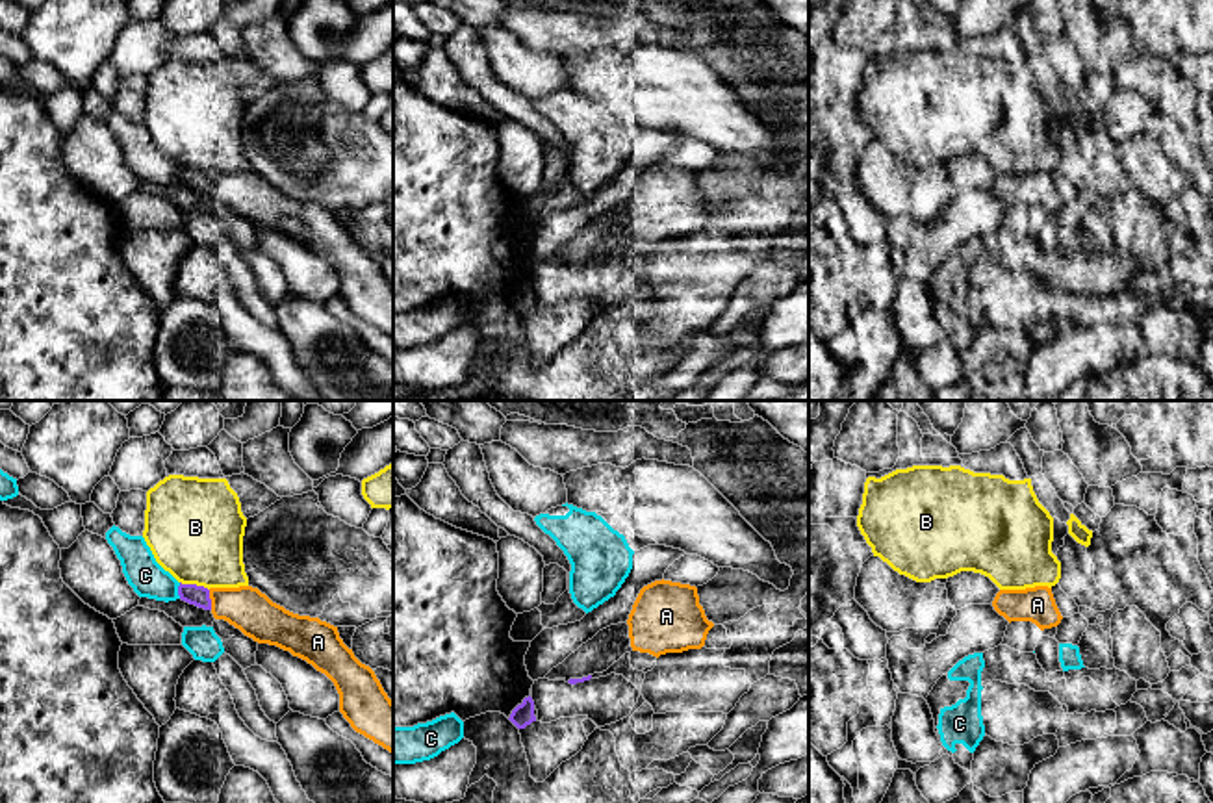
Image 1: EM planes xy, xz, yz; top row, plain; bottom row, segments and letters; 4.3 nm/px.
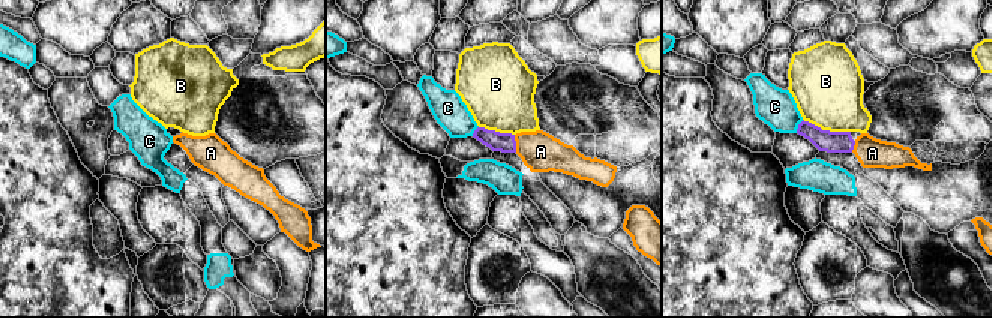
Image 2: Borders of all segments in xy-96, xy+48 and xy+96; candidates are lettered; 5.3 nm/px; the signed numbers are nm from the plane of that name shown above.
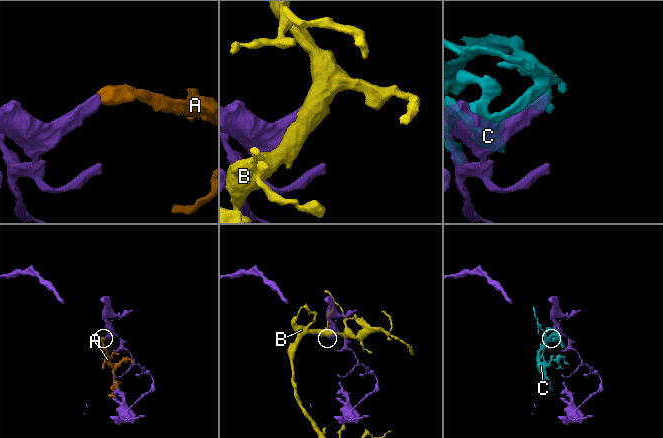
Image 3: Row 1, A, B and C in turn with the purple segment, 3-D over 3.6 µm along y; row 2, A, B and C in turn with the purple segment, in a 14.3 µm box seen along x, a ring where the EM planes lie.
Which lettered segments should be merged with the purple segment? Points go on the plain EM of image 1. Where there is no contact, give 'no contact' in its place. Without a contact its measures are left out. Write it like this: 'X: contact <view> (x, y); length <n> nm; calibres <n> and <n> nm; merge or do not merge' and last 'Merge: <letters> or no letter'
A: contact xy (210, 184); length 90 nm; calibres 90 and 190 nm; merge
B: contact xy (195, 169); length 130 nm; calibres 90 and 420 nm; do not merge
C: contact xy (178, 175); length 70 nm; calibres 90 and 160 nm; do not merge
Merge: A

